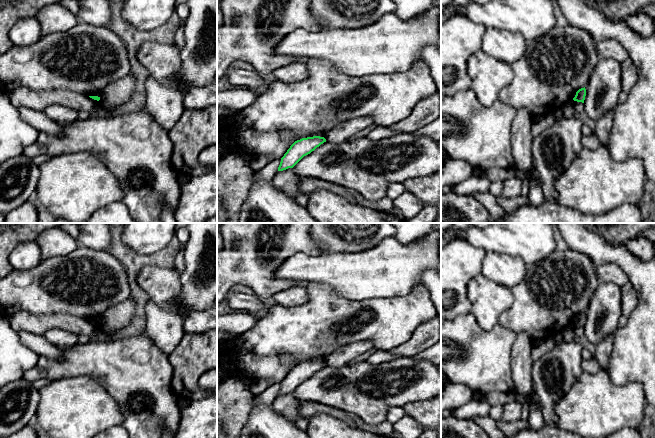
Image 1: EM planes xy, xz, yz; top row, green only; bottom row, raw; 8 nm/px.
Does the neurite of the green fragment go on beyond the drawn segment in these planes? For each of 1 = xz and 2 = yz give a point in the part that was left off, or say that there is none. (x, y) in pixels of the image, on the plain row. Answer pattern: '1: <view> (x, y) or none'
1: none
2: none

